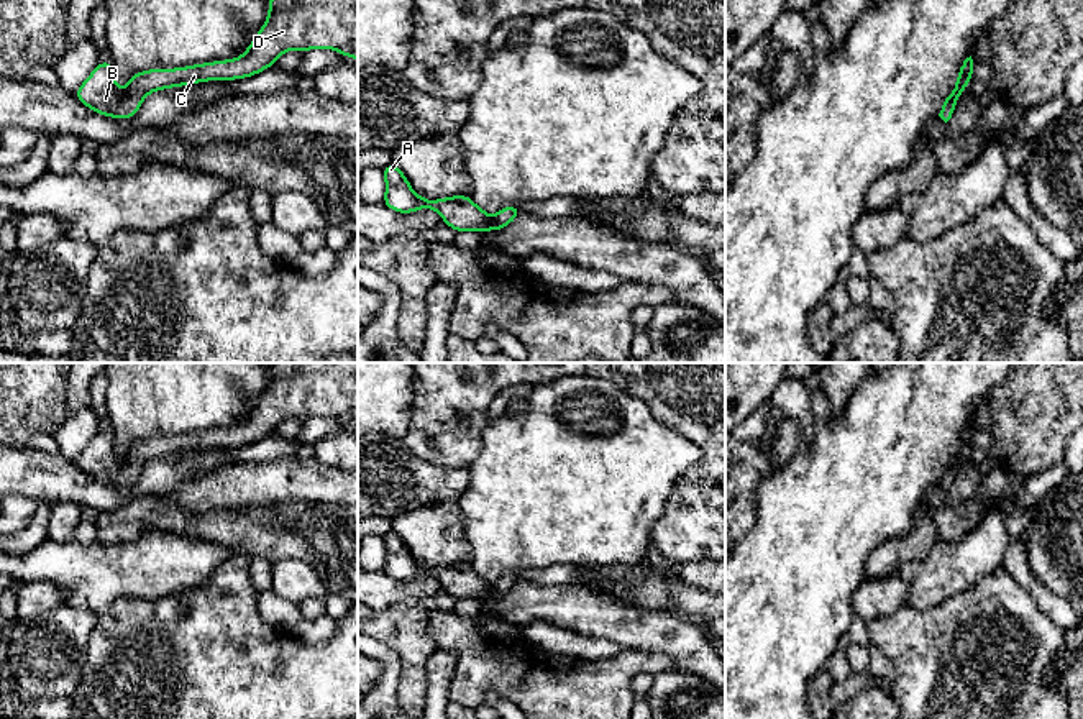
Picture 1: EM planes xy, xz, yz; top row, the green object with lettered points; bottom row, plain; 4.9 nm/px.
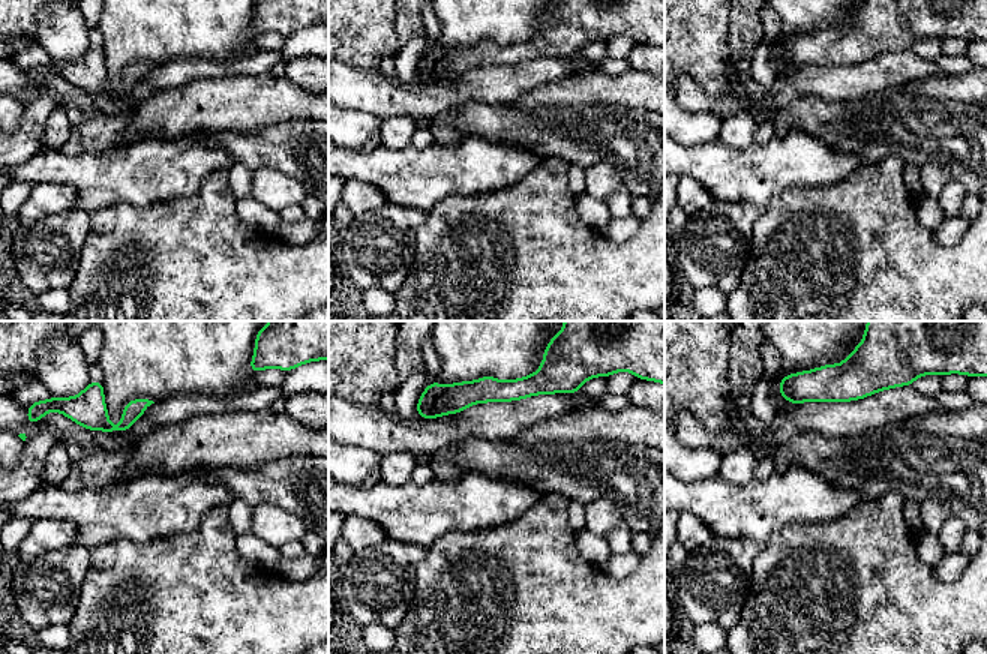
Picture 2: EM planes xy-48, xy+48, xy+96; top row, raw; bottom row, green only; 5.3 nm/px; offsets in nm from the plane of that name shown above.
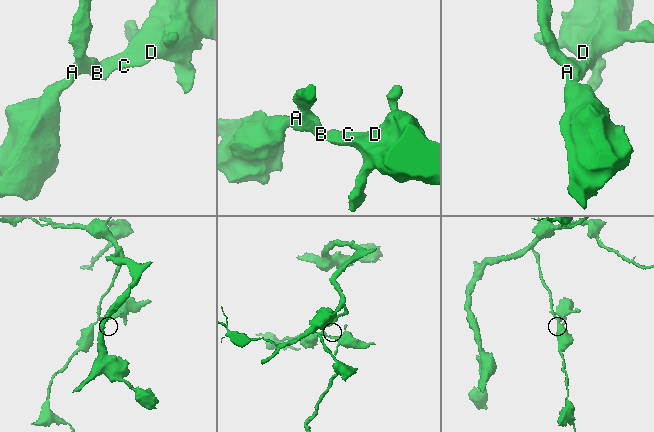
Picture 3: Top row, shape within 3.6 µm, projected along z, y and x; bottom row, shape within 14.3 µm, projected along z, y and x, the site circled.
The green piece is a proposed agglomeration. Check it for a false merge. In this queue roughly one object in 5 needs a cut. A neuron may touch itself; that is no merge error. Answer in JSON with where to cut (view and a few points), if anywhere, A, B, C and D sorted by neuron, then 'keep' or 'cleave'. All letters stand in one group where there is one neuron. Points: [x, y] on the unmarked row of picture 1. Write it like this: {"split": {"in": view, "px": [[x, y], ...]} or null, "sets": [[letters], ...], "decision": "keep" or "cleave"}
{"split": null, "sets": [["A", "B", "C", "D"]], "decision": "keep"}

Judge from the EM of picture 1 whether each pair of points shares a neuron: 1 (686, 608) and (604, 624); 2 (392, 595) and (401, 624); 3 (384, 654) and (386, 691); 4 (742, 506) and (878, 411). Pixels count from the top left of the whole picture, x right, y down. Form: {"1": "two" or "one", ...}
{"1": "two", "2": "two", "3": "one", "4": "two"}

